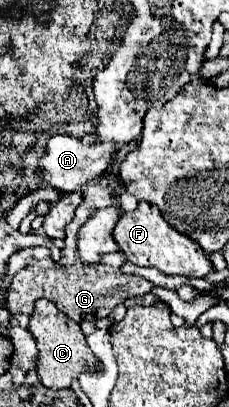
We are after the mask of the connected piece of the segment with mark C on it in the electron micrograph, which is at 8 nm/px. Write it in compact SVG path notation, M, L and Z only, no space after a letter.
M40 298L34 304L34 314L30 318L30 332L36 336L36 342L38 342L38 350L40 350L38 374L46 388L64 390L64 388L70 388L72 382L82 372L100 370L100 360L90 352L90 348L86 344L86 336L80 330L80 324L66 318L50 300Z

